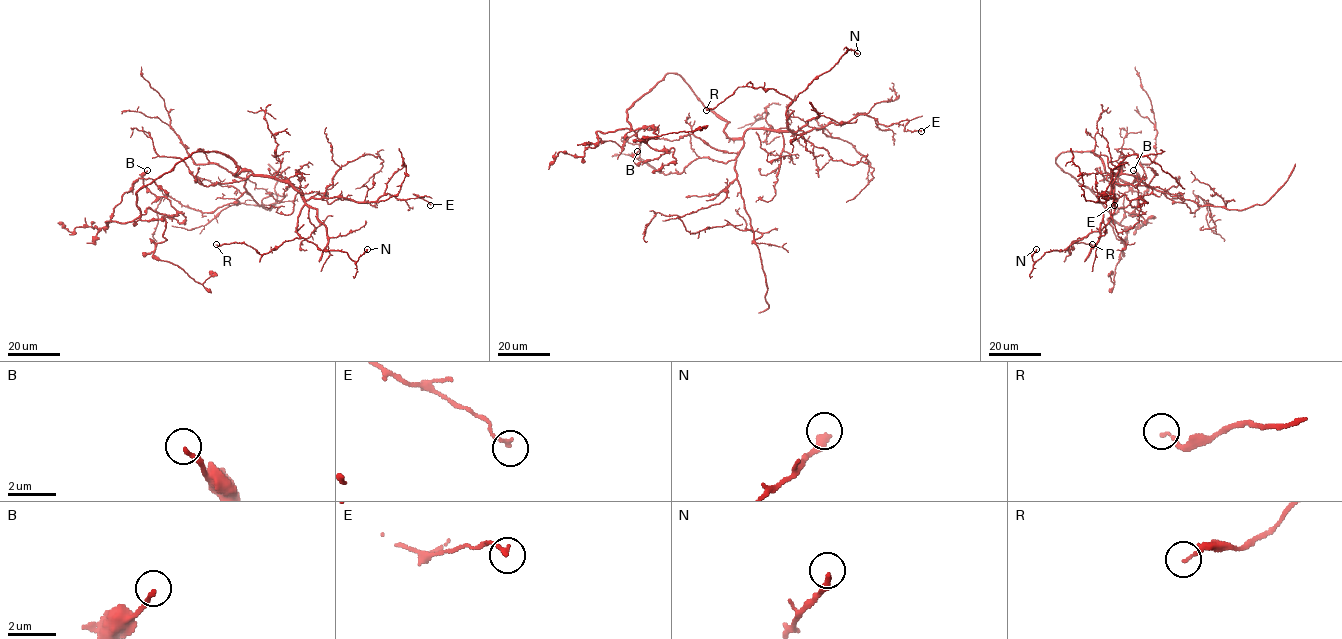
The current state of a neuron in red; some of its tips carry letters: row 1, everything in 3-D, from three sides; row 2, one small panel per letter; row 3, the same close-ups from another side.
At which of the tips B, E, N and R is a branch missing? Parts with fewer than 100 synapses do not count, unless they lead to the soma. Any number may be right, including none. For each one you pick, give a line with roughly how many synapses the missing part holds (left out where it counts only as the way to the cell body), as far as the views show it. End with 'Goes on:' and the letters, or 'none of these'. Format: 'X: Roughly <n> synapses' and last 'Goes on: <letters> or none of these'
Goes on: none of these

